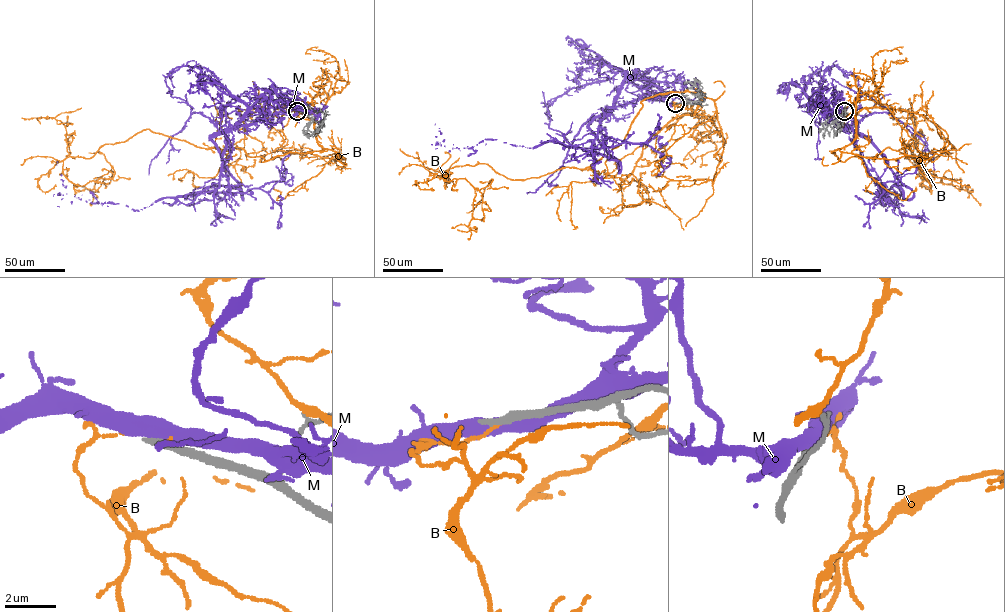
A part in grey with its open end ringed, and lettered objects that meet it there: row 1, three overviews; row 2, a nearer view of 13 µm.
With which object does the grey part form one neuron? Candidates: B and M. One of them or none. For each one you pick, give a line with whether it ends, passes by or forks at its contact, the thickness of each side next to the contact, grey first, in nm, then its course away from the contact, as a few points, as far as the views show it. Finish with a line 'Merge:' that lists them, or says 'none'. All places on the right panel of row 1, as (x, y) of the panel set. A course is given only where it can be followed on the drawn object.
Merge: none

